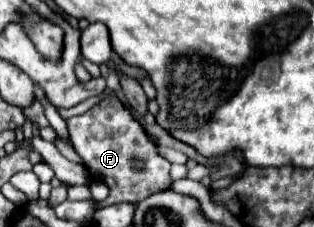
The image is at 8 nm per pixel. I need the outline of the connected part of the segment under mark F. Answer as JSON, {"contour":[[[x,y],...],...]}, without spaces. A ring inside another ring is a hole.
{"contour":[[[110,96],[96,104],[92,110],[88,110],[82,116],[74,116],[66,120],[68,130],[70,130],[70,140],[74,144],[76,154],[86,162],[90,174],[96,180],[106,182],[110,188],[110,196],[104,200],[104,203],[98,203],[98,210],[108,204],[118,204],[118,202],[130,202],[136,204],[150,194],[168,190],[172,186],[172,176],[170,176],[170,162],[162,156],[158,156],[154,144],[148,140],[144,128],[140,122],[130,114],[126,106],[122,106],[118,98]],[[132,158],[146,158],[148,166],[142,172],[132,170],[130,160]]]}

